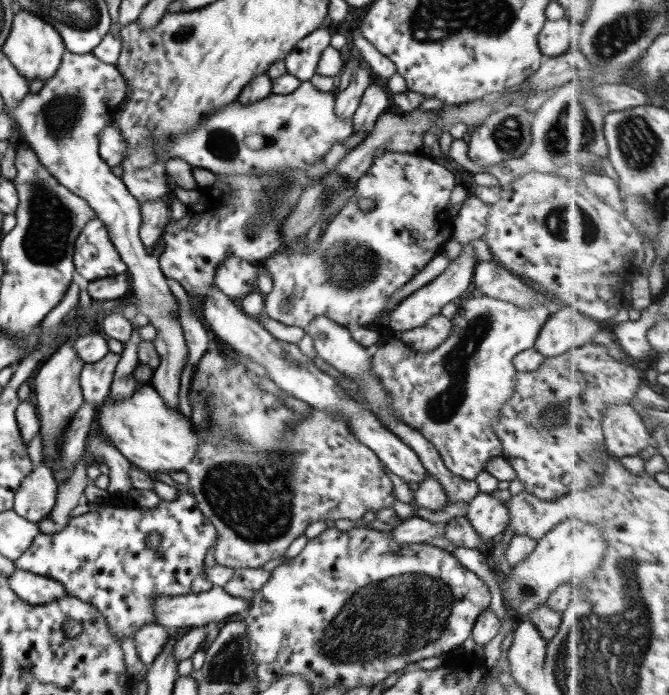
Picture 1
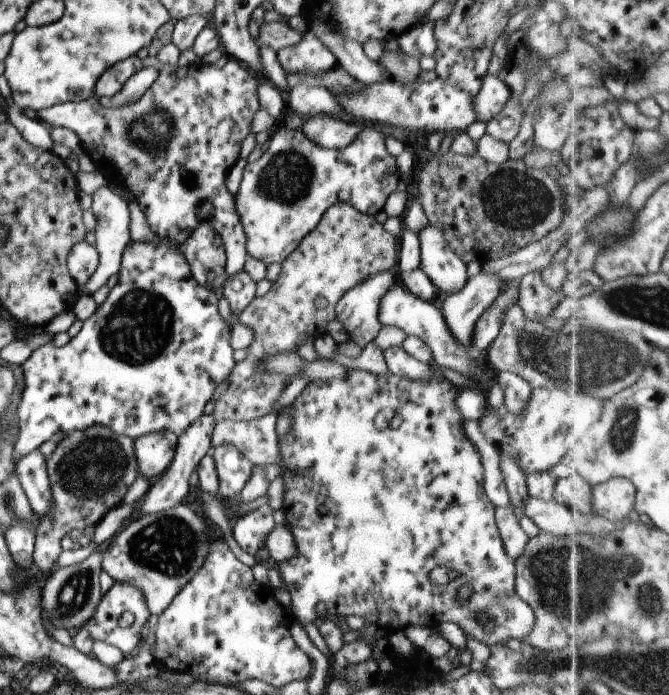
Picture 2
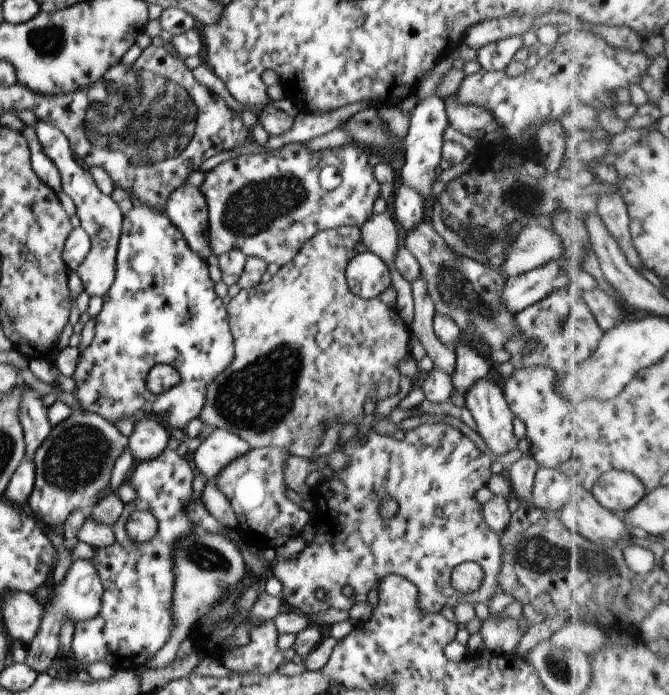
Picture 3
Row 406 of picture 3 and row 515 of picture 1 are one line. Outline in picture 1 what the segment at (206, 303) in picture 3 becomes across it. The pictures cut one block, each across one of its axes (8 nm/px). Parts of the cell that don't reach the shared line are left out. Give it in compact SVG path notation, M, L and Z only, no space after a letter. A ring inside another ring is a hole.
M178 491L178 498L174 501L164 501L161 499L160 503L156 507L146 508L102 508L102 510L96 510L96 512L88 512L69 519L67 526L60 532L55 534L38 533L32 544L14 561L14 565L18 569L26 570L26 572L35 573L41 576L46 576L64 586L68 595L74 596L86 603L92 604L99 612L102 612L102 616L107 621L108 632L112 632L120 644L124 638L130 638L134 640L134 636L138 634L138 630L142 630L142 626L152 626L156 621L154 617L154 598L156 596L184 596L192 593L191 584L193 580L202 575L204 572L204 557L208 548L214 544L214 540L217 537L217 530L215 526L208 520L202 511L197 507L196 499L194 495L188 493L188 491ZM156 532L160 535L160 543L153 549L146 545L146 538Z

